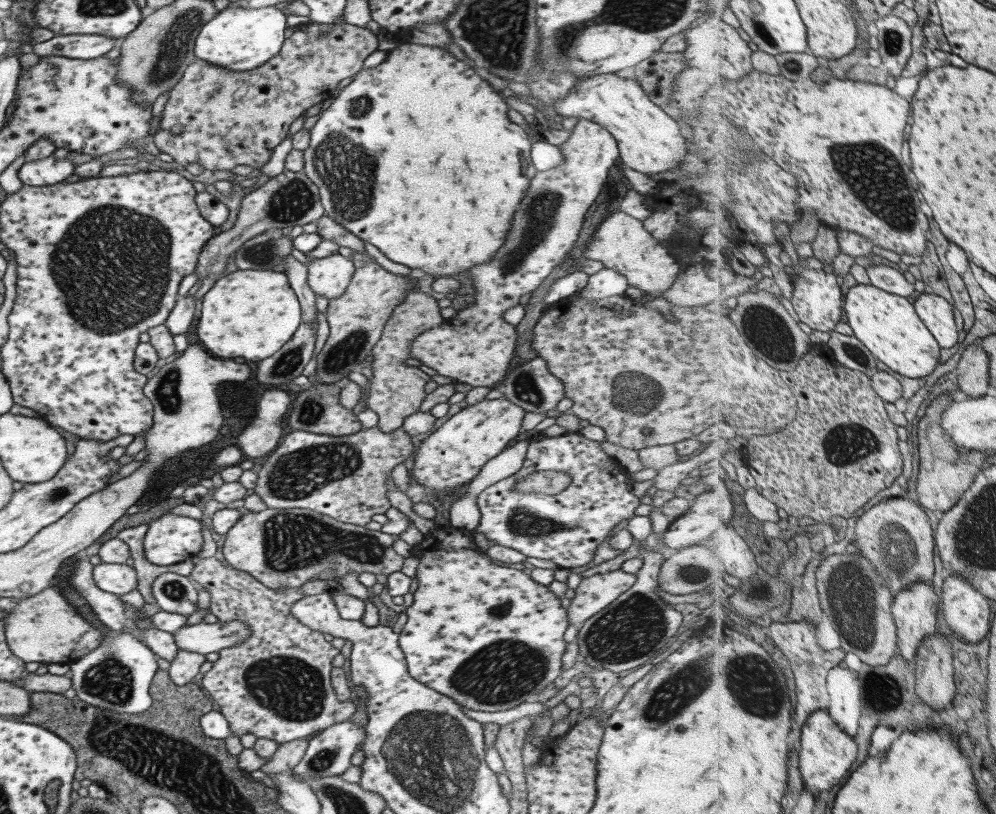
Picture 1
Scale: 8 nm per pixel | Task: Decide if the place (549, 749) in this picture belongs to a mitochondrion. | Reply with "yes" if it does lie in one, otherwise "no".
no

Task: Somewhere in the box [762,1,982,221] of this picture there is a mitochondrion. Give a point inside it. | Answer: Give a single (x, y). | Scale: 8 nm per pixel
(892, 39)

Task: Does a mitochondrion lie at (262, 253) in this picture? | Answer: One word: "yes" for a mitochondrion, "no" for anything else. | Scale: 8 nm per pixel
yes

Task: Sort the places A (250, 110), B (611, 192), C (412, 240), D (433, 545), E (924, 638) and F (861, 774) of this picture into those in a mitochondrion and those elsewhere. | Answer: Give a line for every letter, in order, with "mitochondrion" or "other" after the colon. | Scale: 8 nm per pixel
A: other
B: other
C: other
D: other
E: other
F: other

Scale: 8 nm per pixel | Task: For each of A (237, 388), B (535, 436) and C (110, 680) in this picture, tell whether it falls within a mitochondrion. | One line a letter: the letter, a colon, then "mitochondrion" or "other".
A: other
B: other
C: mitochondrion

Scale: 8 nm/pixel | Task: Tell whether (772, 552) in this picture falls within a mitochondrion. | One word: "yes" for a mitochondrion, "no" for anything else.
no

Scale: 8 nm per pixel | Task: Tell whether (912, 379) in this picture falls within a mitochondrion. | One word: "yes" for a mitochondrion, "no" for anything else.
no

